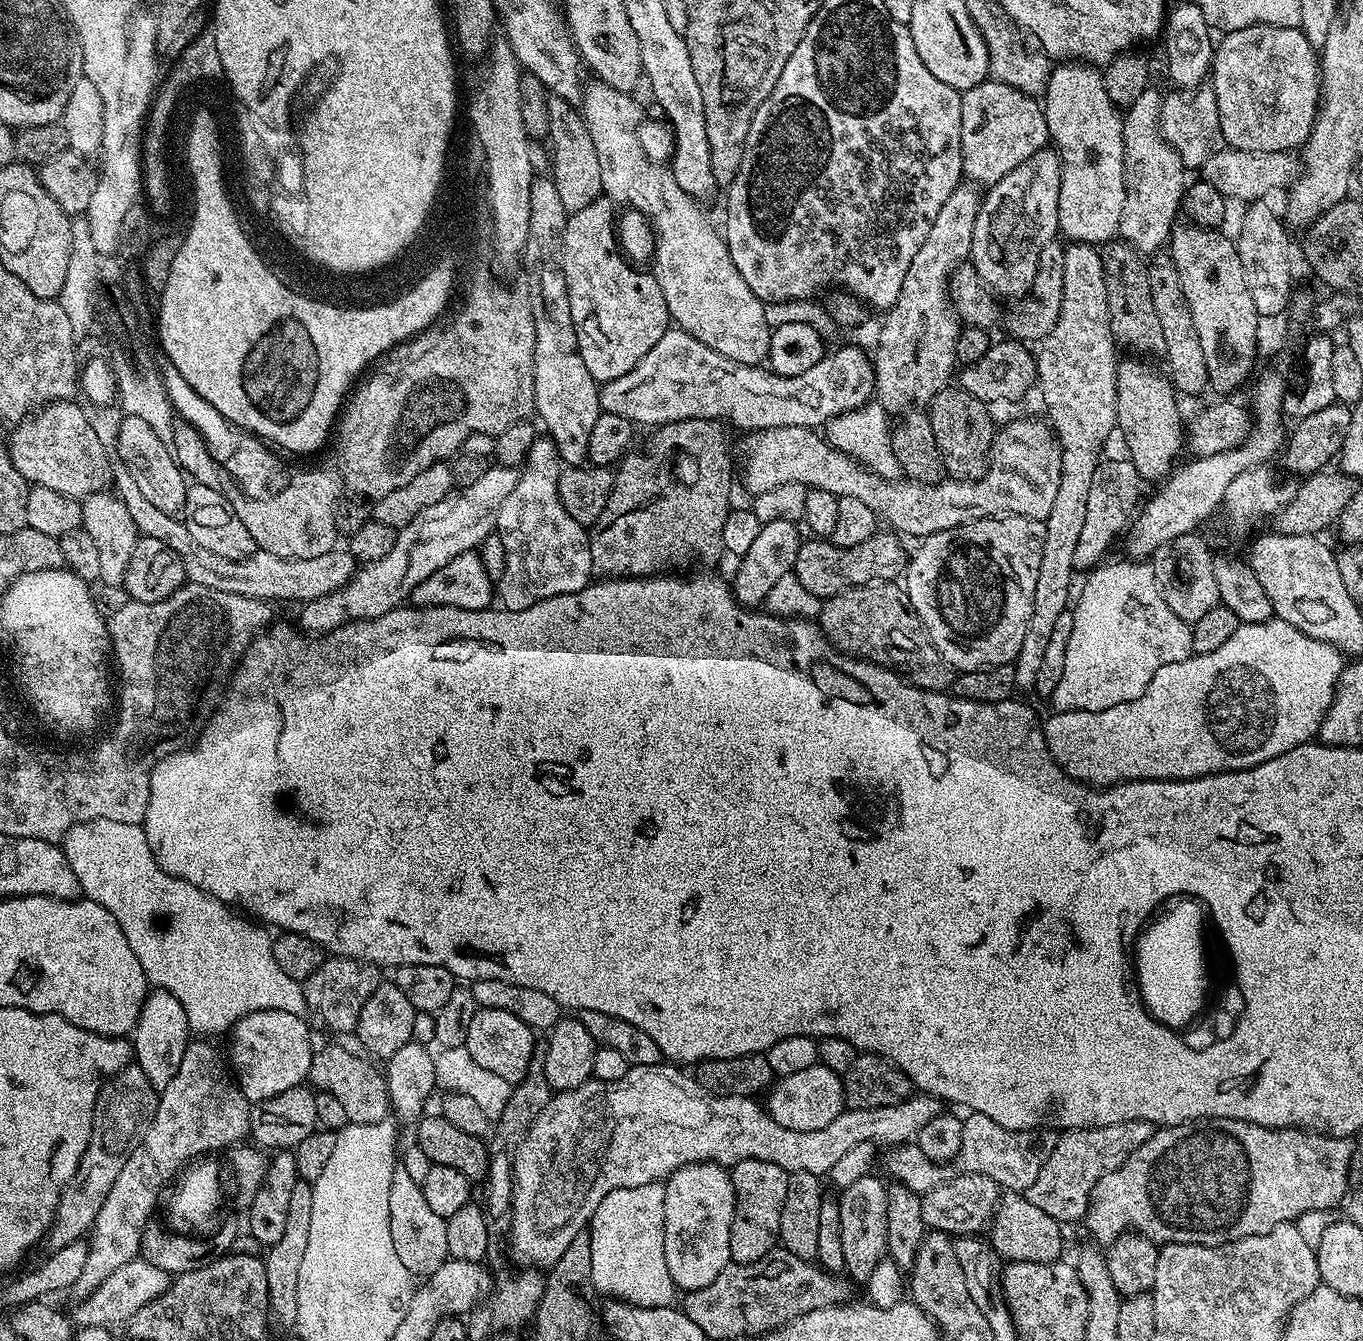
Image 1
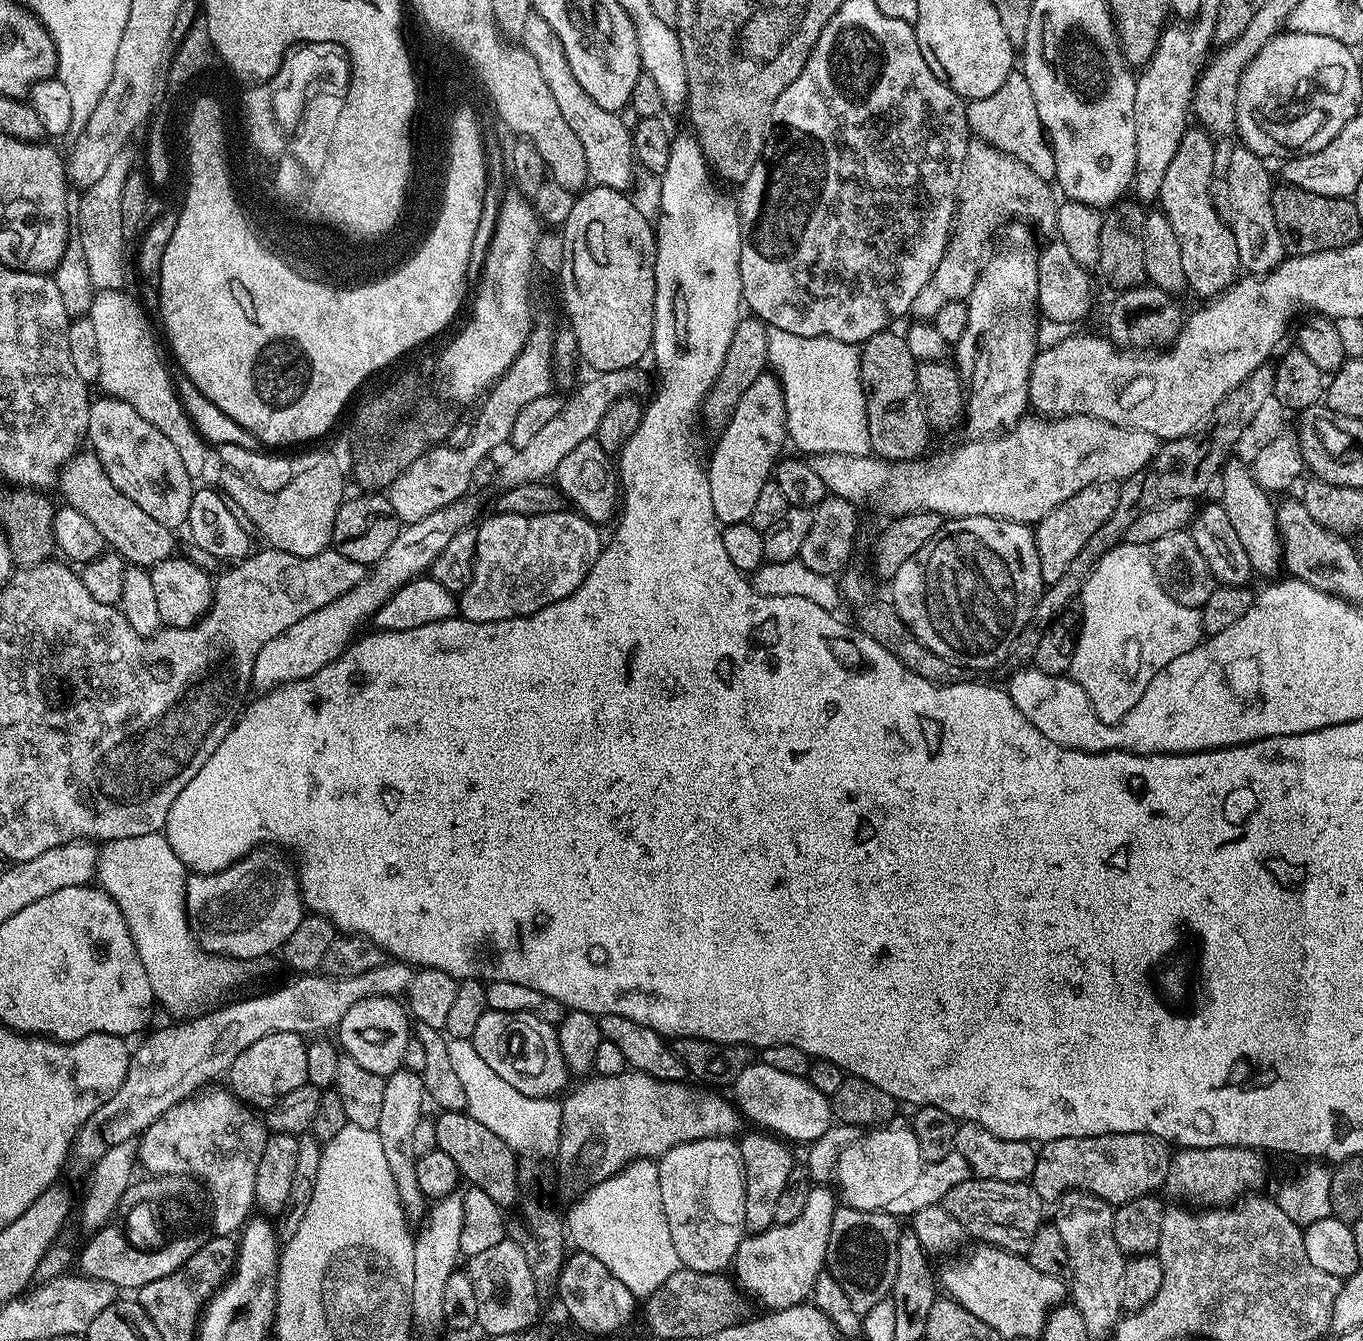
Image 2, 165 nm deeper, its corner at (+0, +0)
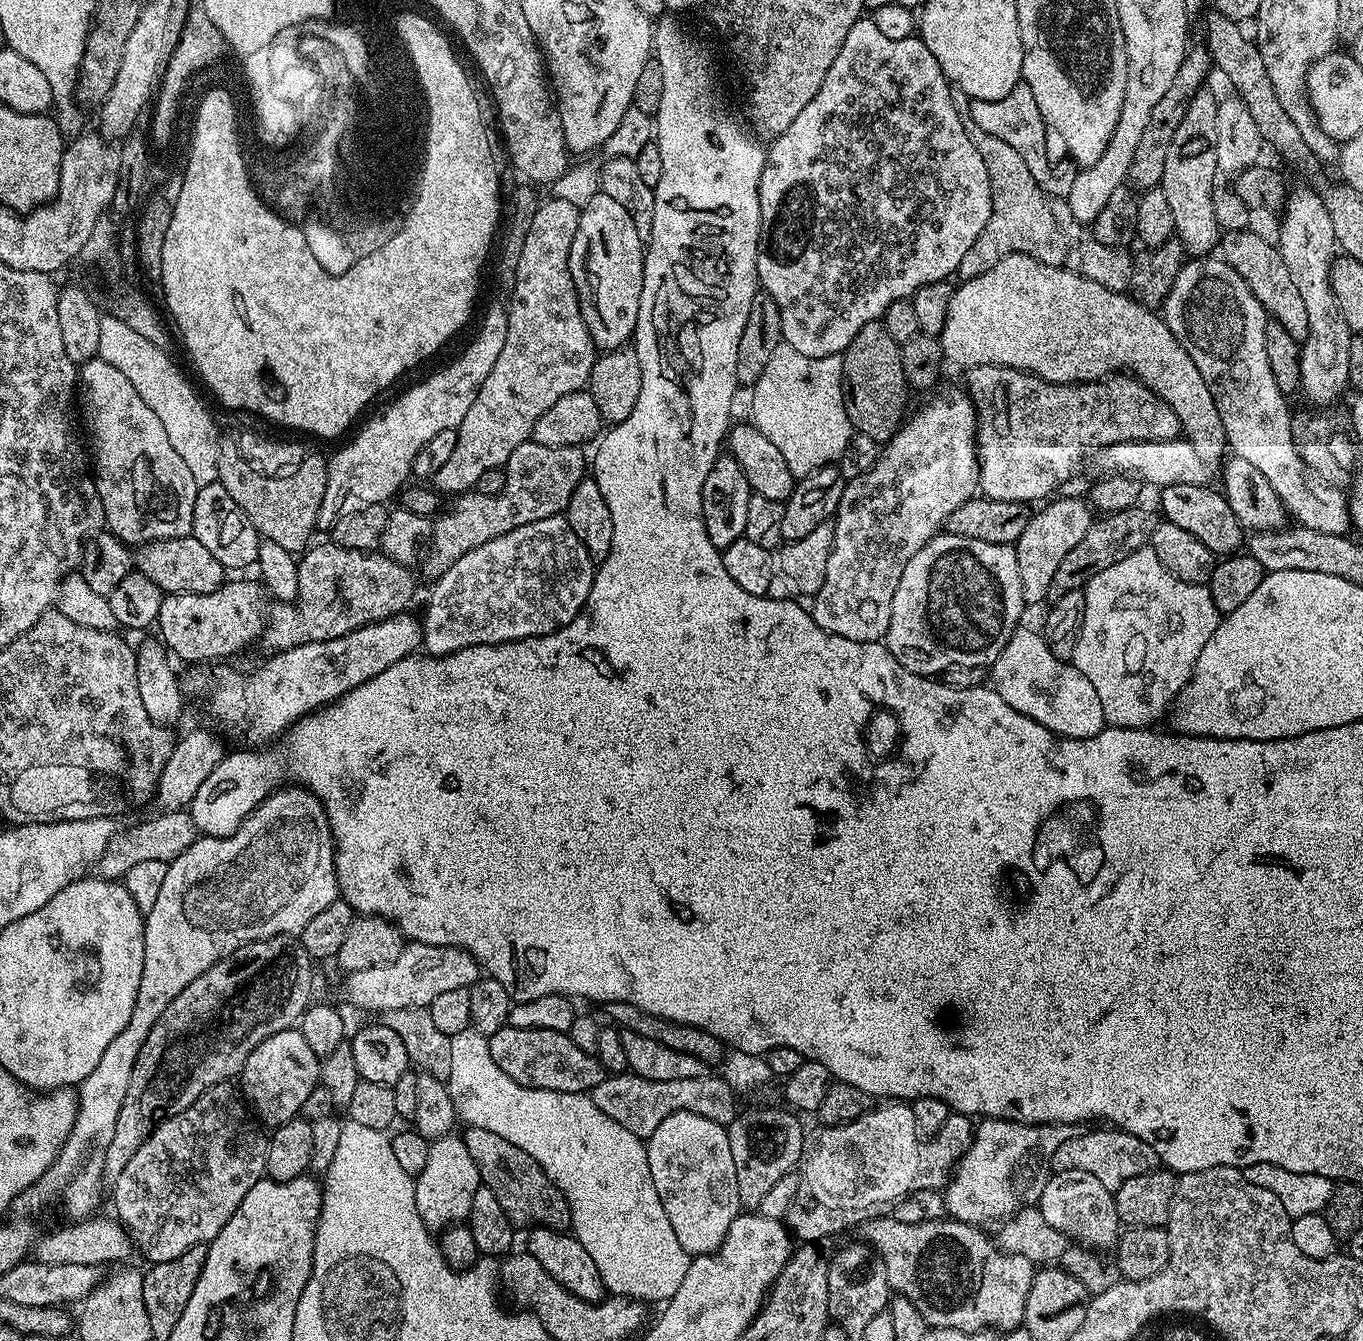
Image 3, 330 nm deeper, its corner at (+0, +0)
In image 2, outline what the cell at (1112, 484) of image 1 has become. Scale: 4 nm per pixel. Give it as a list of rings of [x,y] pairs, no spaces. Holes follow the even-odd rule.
[[[1112,482],[1091,484],[1078,490],[1078,494],[1074,494],[1074,498],[1066,498],[1066,502],[1062,502],[1062,506],[1050,510],[1050,514],[1046,514],[1046,518],[1042,518],[1039,524],[1035,525],[1040,577],[1044,579],[1045,585],[1058,582],[1062,570],[1066,570],[1066,566],[1070,566],[1072,559],[1078,558],[1078,550],[1082,550],[1082,546],[1086,546],[1086,541],[1094,535],[1094,530],[1102,527],[1106,518],[1110,518],[1110,514],[1114,514],[1114,506],[1118,506],[1119,493],[1119,487]]]

